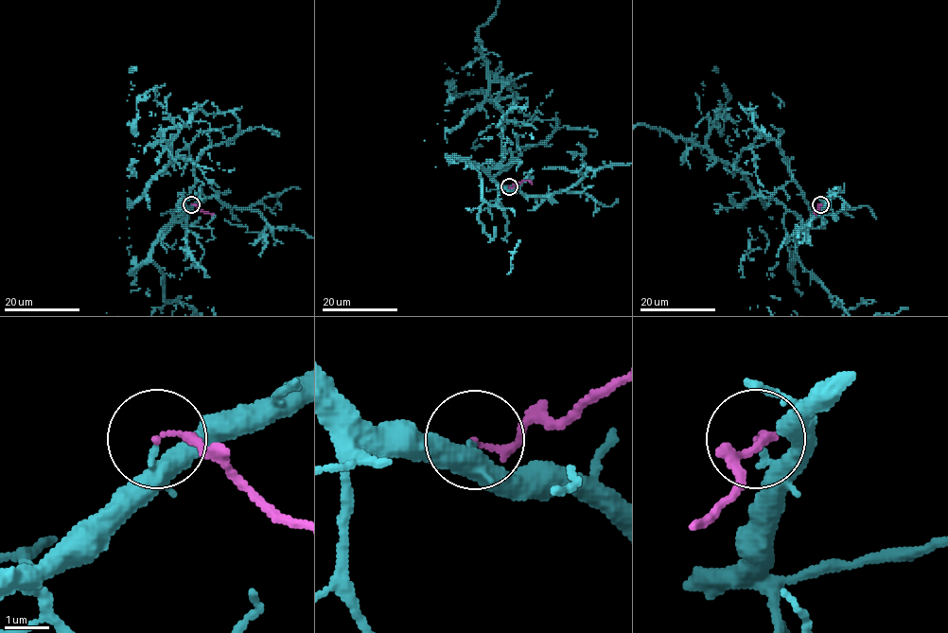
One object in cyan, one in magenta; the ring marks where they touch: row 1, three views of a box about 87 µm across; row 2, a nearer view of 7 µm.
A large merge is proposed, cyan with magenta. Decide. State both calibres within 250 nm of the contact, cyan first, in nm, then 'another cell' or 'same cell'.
200/160 nm | another cell

